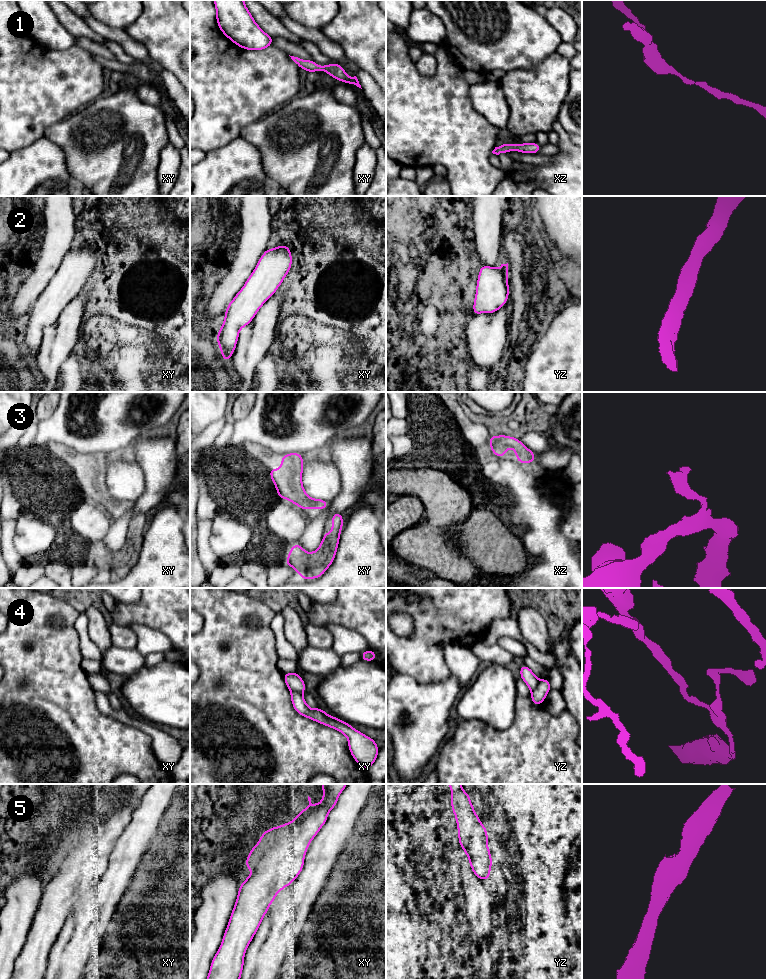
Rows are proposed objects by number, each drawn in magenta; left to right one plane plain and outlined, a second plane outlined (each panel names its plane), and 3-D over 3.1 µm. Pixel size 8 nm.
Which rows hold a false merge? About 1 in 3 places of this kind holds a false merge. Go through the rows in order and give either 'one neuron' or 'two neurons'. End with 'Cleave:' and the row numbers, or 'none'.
1: one neuron
2: one neuron
3: one neuron
4: two neurons
5: one neuron
Cleave: 4

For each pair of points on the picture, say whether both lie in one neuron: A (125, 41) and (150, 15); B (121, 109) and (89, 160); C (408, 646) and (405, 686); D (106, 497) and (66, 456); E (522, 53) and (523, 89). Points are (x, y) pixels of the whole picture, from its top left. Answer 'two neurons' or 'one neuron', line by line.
A: two neurons
B: one neuron
C: two neurons
D: one neuron
E: two neurons

